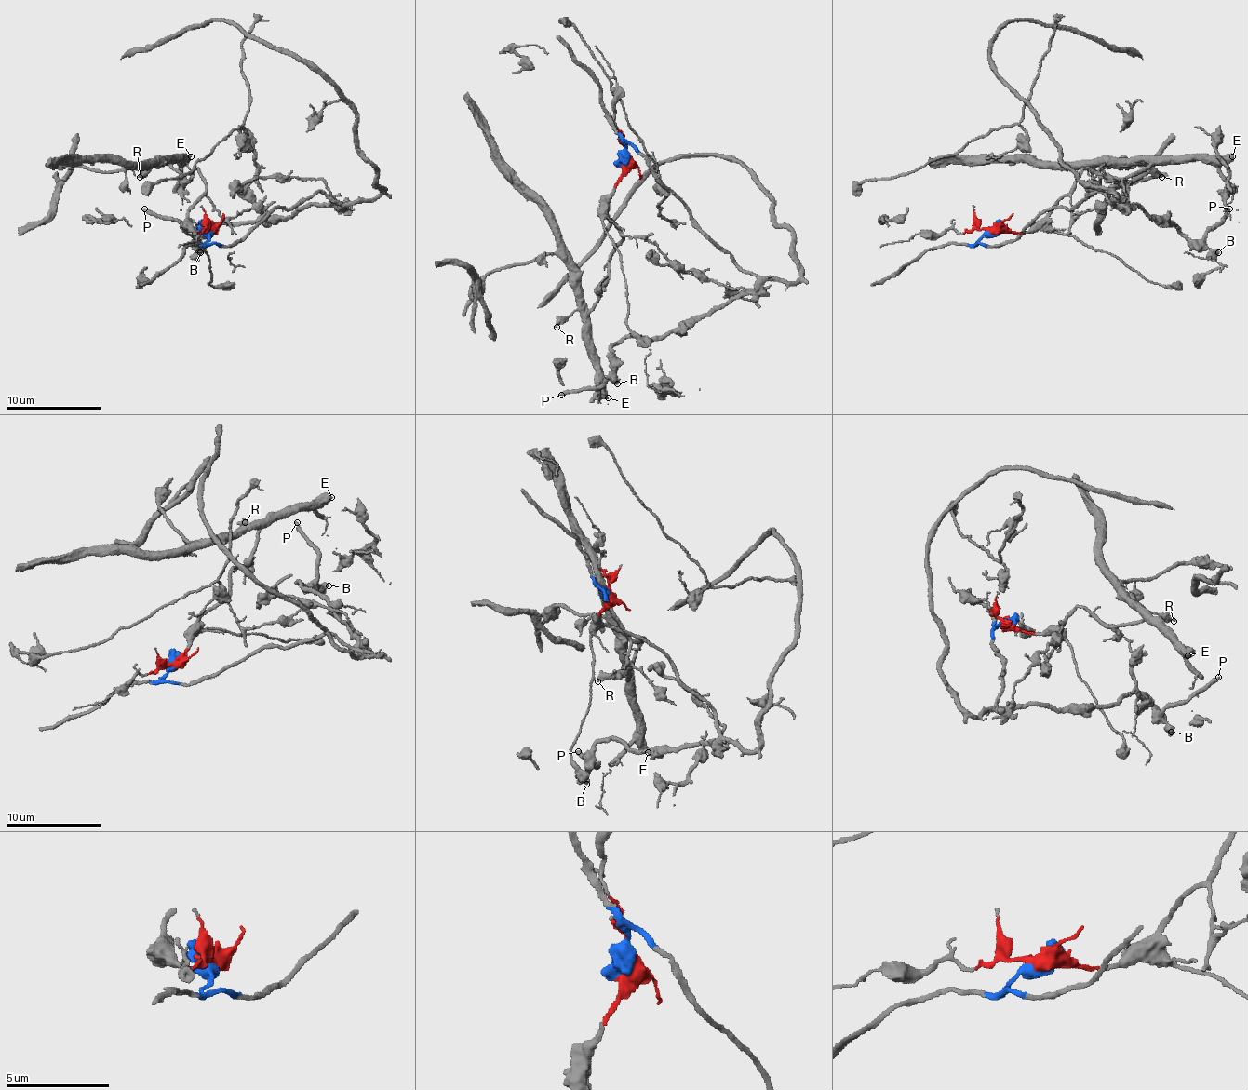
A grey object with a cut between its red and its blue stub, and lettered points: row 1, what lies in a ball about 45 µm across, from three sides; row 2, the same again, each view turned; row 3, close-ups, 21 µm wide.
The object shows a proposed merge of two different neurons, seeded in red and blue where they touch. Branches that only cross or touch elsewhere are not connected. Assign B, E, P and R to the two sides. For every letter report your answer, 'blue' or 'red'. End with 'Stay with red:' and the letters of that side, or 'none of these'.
B: blue
E: red
P: blue
R: red
Stay with red: E, R

